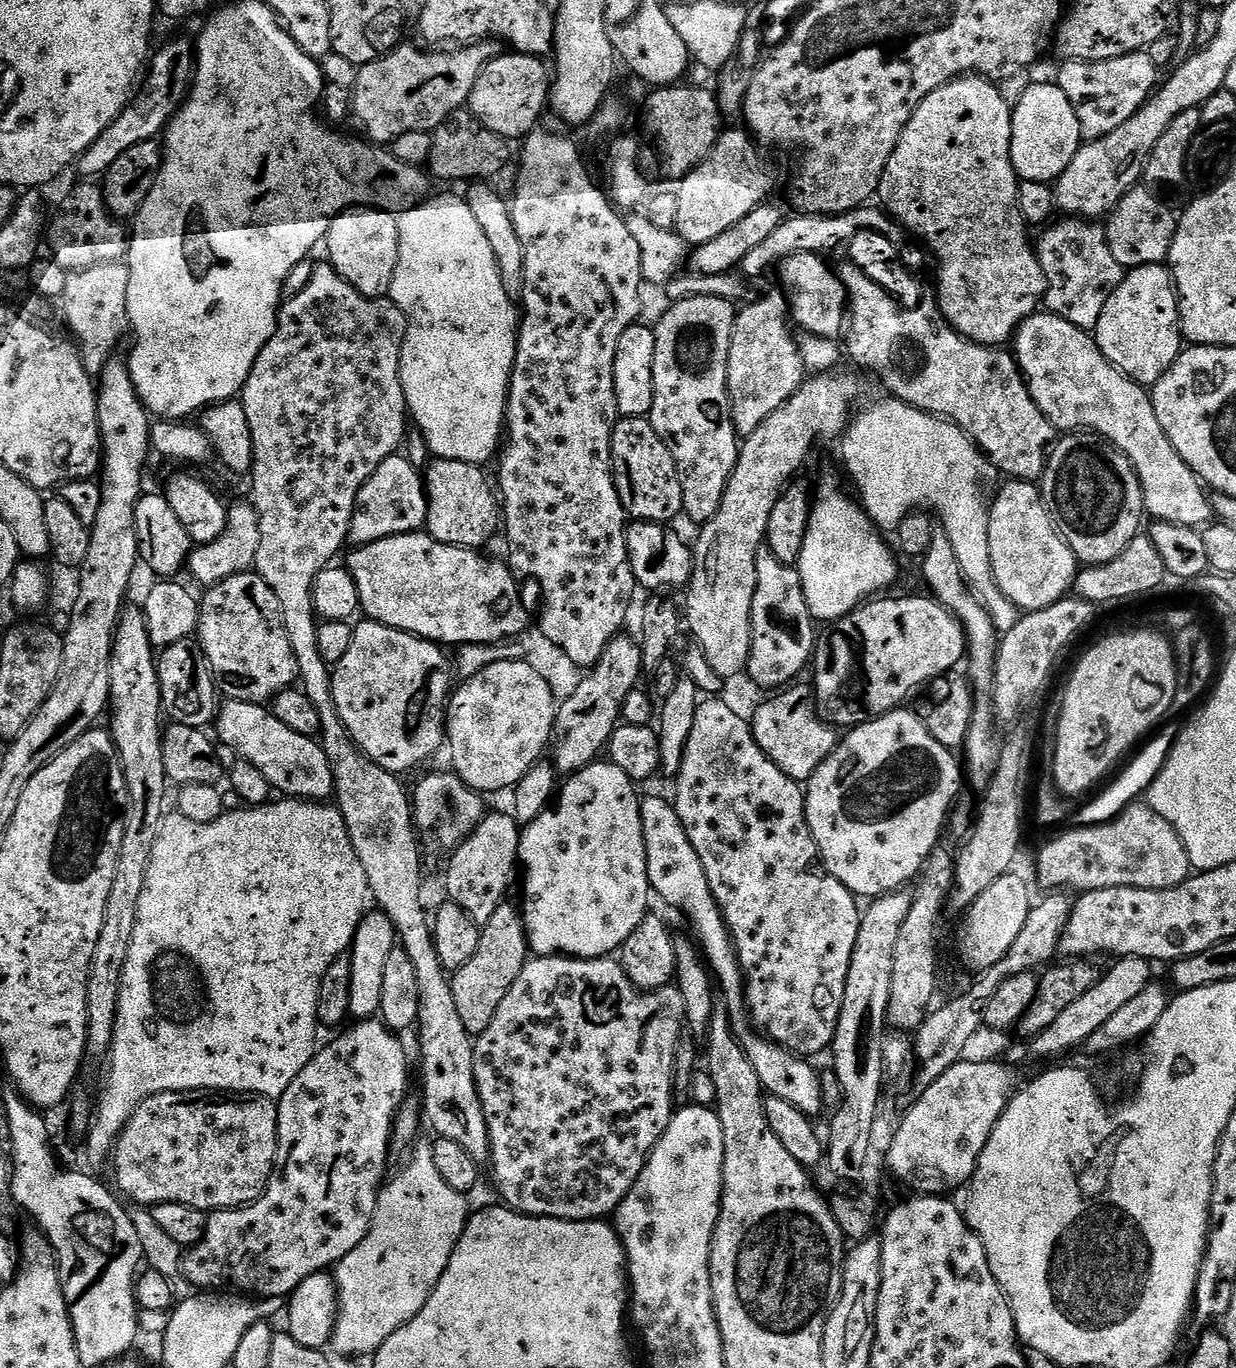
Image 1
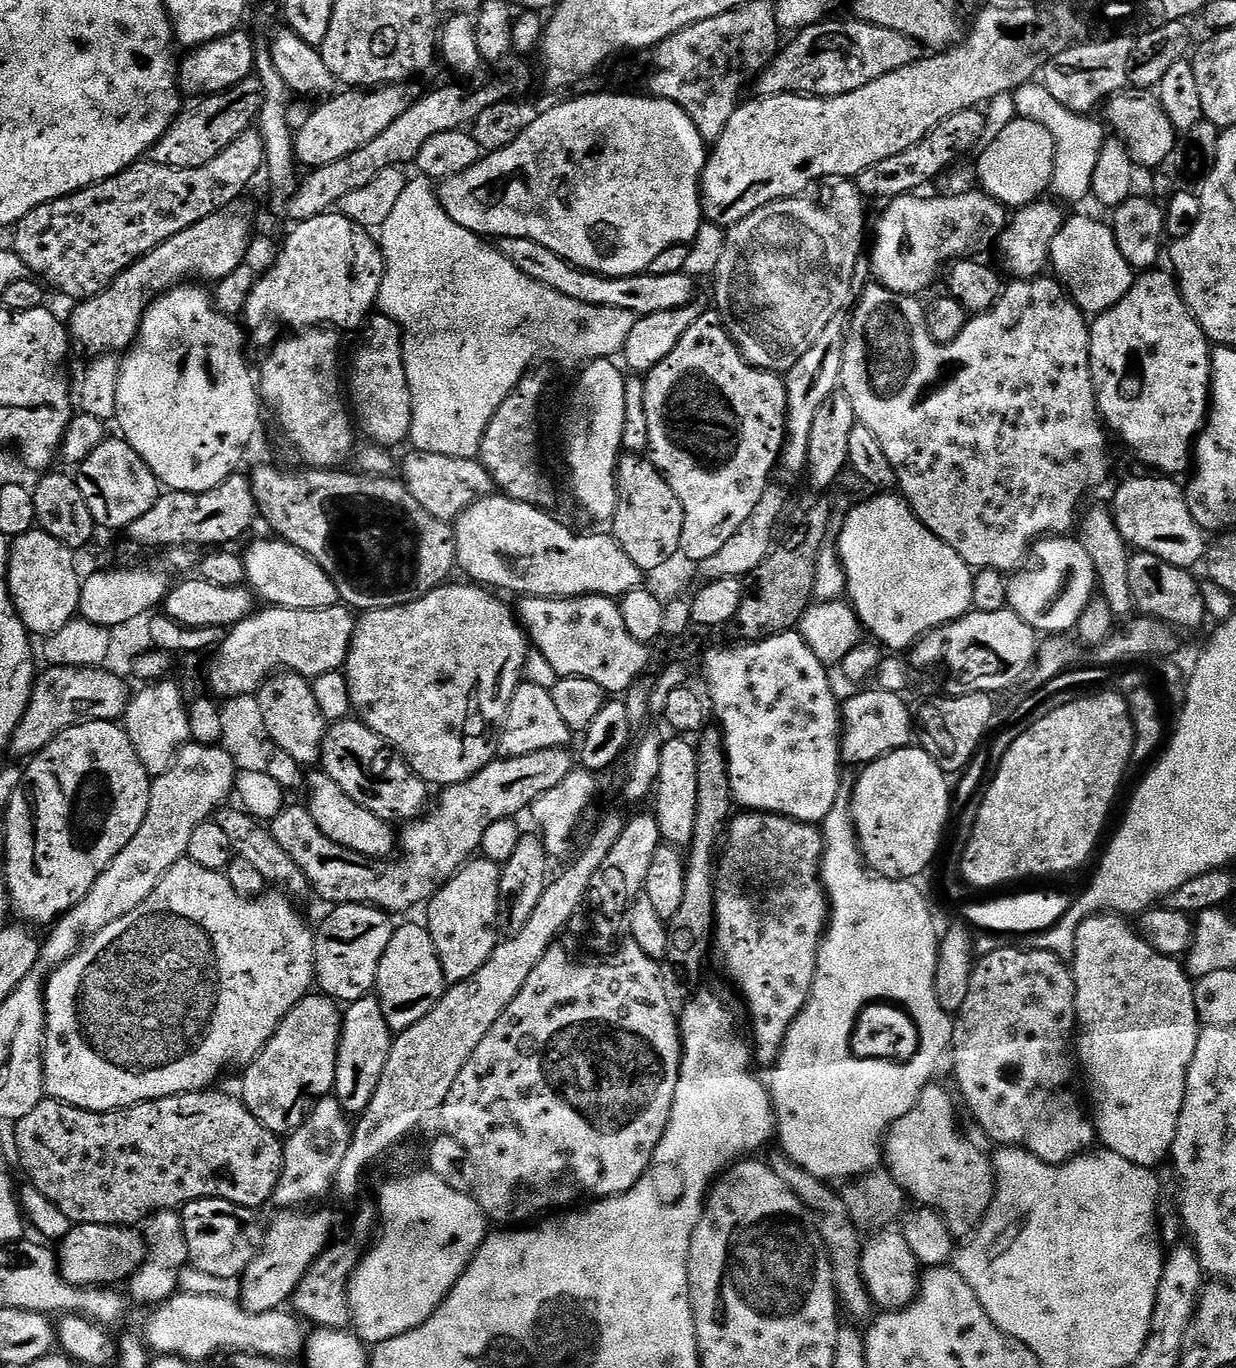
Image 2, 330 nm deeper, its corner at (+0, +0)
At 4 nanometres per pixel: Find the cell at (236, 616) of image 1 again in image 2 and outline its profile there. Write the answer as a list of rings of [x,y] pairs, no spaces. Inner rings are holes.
[[[281,670],[265,680],[259,692],[255,693],[255,698],[261,707],[267,739],[282,746],[282,750],[286,750],[286,754],[291,754],[294,762],[298,762],[301,766],[319,765],[326,721],[322,710],[318,710],[318,702],[314,699],[311,683],[295,672]]]

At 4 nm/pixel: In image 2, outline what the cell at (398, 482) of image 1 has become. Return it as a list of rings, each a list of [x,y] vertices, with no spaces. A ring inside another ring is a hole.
[[[416,452],[411,455],[404,460],[402,482],[408,487],[410,494],[414,494],[414,502],[418,502],[418,506],[422,506],[422,510],[429,512],[436,520],[455,521],[474,502],[493,495],[492,479],[479,459],[467,460],[433,452]]]

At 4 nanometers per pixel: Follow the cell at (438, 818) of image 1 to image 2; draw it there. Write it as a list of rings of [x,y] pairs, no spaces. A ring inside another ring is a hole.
[[[567,747],[547,748],[518,758],[497,758],[466,782],[447,785],[436,805],[434,800],[423,815],[403,825],[395,858],[363,856],[338,846],[338,842],[330,842],[304,806],[285,807],[270,821],[270,827],[278,846],[306,874],[311,891],[329,900],[329,905],[371,904],[389,914],[408,912],[415,904],[423,905],[431,900],[445,880],[480,852],[482,834],[486,834],[488,827],[494,826],[494,822],[519,817],[523,808],[531,809],[538,797],[546,794],[546,790],[554,790],[562,778],[573,772],[574,756],[568,751]]]

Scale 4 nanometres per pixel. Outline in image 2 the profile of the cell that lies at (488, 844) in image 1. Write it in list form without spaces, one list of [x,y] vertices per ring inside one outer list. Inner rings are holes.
[[[473,858],[463,864],[450,879],[444,881],[427,901],[426,927],[434,942],[434,950],[442,962],[442,974],[449,985],[470,979],[486,965],[498,943],[498,890],[501,865],[492,860]]]

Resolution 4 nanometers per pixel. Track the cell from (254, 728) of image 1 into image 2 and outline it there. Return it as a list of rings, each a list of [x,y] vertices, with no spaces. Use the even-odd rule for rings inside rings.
[[[324,771],[313,772],[316,773],[312,777],[308,776],[306,780],[306,807],[314,818],[318,830],[322,830],[322,834],[326,834],[330,842],[338,842],[338,846],[346,850],[354,850],[363,856],[391,857],[398,844],[397,833],[392,833],[393,825],[378,818],[378,814],[370,814],[370,810],[358,806],[354,798],[346,798],[346,794],[342,794],[342,786],[338,786],[338,782],[334,782],[334,778],[327,776]]]

